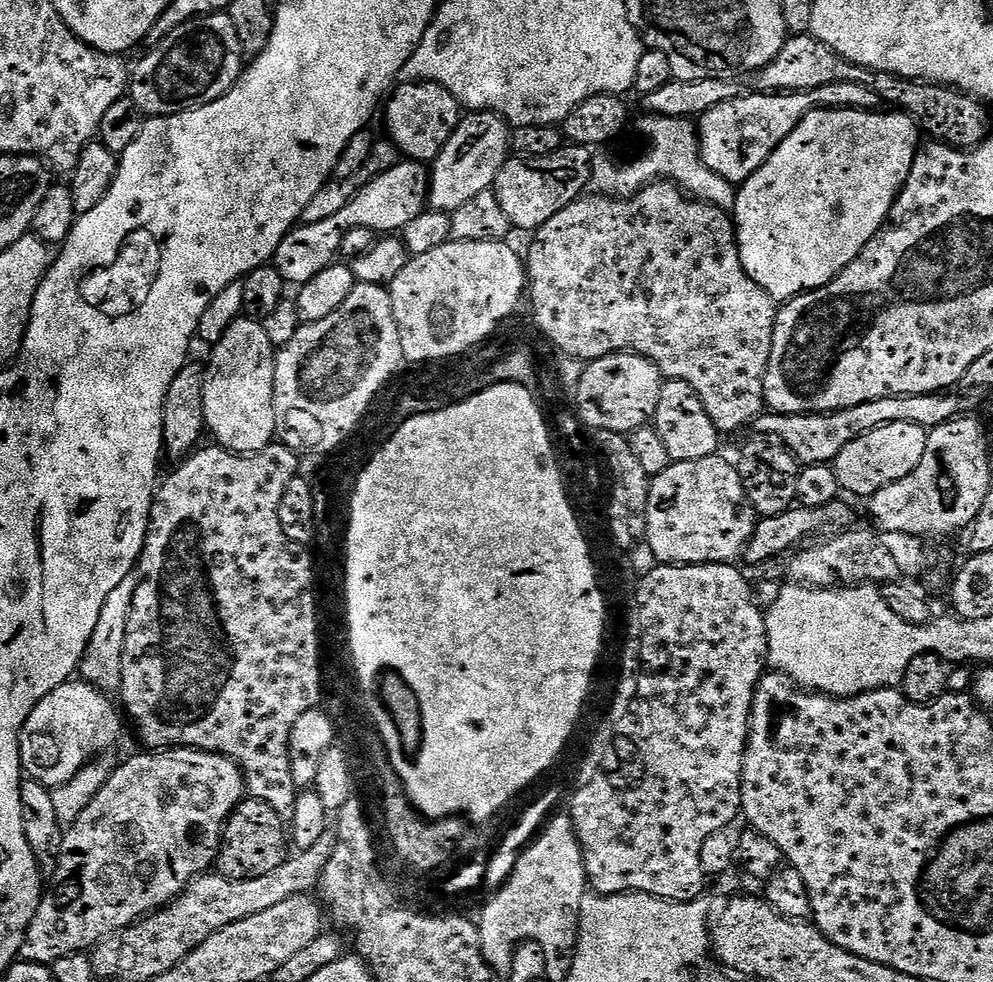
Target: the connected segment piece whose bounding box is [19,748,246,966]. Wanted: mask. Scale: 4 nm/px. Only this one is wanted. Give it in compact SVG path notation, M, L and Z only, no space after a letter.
M166 748L163 750L144 750L141 756L132 756L124 765L113 767L110 778L94 794L94 802L78 814L74 823L67 825L62 842L62 854L58 854L58 866L50 877L49 886L40 897L40 905L30 922L30 926L24 935L24 944L20 947L19 959L26 964L42 964L50 966L62 958L66 958L75 952L87 953L96 947L107 936L120 933L123 928L135 924L137 920L143 920L151 912L156 912L176 896L184 892L184 888L195 876L202 876L215 865L216 855L220 853L220 840L224 836L224 822L230 818L230 814L245 799L244 776L239 766L228 756L217 752L203 752L197 748Z

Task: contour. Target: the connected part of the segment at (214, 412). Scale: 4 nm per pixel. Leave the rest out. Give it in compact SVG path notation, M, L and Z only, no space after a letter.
M241 318L235 320L230 326L230 330L226 330L226 334L222 334L222 338L214 345L211 345L210 352L212 357L209 358L206 371L204 373L204 427L212 434L216 440L215 443L221 448L229 448L231 452L257 452L273 443L277 439L276 435L276 415L274 414L274 366L276 365L277 348L270 342L270 338L266 338L266 330L263 323L258 320L249 320Z

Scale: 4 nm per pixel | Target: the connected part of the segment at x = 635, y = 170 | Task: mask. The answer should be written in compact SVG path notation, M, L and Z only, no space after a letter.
M647 115L640 124L648 148L637 160L629 164L619 164L608 156L597 155L592 161L591 187L600 194L631 194L639 192L654 180L670 178L673 184L680 185L689 196L713 204L723 212L731 213L736 207L737 189L726 178L714 174L700 157L699 133L695 123L689 119L666 118Z

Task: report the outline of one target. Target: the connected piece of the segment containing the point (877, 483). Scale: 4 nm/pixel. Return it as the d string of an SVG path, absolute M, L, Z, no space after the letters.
M894 422L854 438L854 442L850 442L846 450L839 452L834 461L841 489L845 493L853 492L856 496L869 498L884 486L905 478L921 461L928 433L929 429L914 422Z

